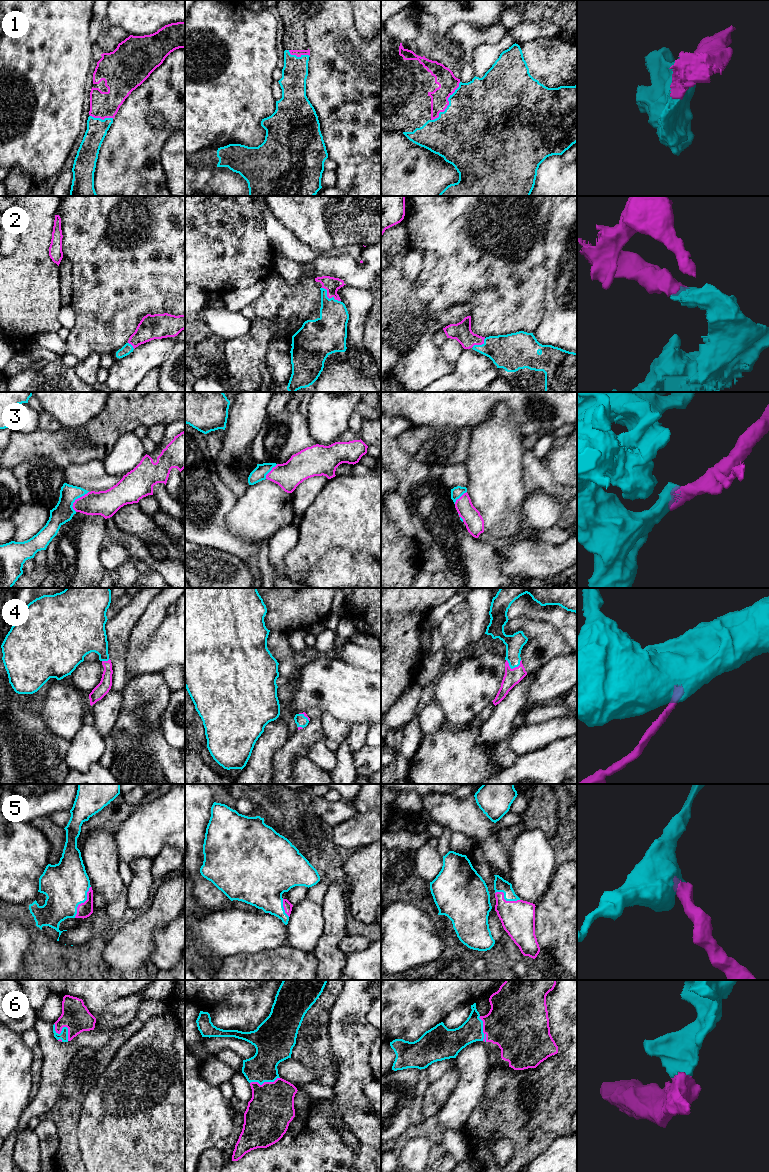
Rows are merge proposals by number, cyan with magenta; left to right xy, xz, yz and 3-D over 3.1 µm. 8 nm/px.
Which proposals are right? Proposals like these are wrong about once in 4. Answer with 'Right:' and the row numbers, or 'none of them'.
Right: 1, 2, 3, 4, 5, 6

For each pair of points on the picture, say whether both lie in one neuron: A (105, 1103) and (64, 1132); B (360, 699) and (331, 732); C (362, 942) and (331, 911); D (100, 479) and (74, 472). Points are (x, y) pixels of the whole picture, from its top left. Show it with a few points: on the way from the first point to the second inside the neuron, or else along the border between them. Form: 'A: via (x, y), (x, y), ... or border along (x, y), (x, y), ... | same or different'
A: border along (84, 1099), (79, 1114), (78, 1146) | different
B: border along (323, 712), (327, 712), (337, 719), (351, 724) | different
C: border along (348, 934), (339, 943), (339, 948), (344, 954) | different
D: via (94, 477), (80, 475) | same

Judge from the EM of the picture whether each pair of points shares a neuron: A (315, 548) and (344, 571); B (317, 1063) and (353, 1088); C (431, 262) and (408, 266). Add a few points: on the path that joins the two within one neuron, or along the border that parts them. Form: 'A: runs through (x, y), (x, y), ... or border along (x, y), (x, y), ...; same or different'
A: border along (347, 549), (339, 547), (330, 548), (308, 572); different
B: border along (331, 1053), (337, 1062), (337, 1080), (332, 1087); different
C: border along (410, 248), (422, 257), (422, 269), (412, 282); different

